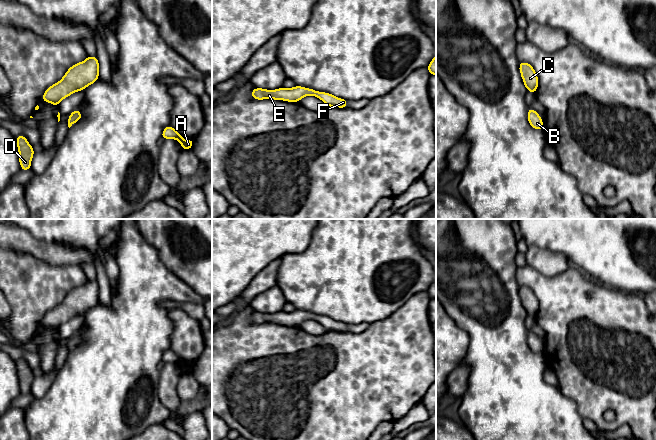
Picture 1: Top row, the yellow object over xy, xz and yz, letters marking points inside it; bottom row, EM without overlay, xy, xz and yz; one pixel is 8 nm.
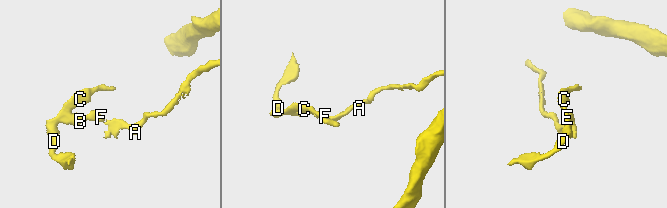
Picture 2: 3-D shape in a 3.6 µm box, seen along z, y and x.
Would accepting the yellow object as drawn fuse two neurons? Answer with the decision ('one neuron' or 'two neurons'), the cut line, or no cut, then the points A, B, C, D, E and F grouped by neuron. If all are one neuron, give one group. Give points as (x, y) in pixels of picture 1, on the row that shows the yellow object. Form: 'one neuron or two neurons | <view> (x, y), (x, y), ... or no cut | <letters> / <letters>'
one neuron | no cut | A B C D E F

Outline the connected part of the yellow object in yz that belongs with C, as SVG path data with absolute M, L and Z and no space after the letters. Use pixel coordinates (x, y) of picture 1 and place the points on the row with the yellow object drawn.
M520 62L519 71L527 91L536 93L539 79L532 65L528 62Z

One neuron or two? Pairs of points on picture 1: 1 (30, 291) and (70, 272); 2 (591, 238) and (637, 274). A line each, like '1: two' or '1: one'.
1: one
2: one

